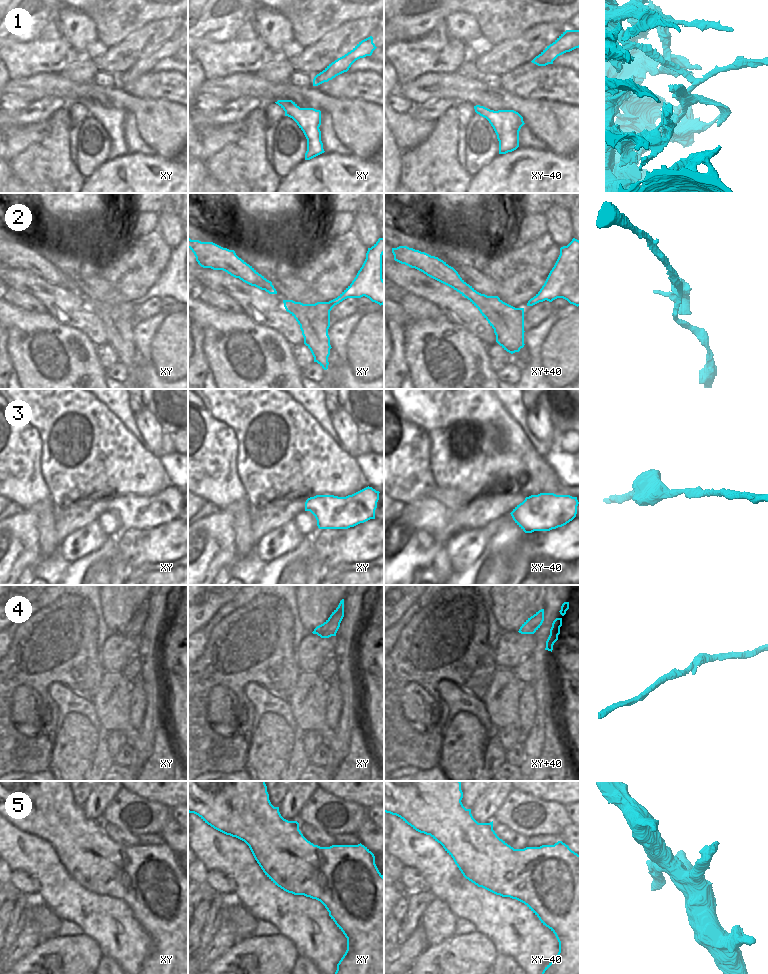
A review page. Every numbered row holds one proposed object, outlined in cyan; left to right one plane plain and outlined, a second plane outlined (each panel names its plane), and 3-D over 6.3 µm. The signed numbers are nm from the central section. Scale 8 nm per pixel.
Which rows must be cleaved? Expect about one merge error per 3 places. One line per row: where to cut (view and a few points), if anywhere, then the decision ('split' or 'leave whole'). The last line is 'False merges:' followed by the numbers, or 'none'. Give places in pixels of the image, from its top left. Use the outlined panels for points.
1: cut in xy along (314, 77), (316, 79), (329, 79); split
2: cut in xy along (327, 302), (333, 306); split
3: no cut; leave whole
4: no cut; leave whole
5: no cut; leave whole
False merges: 1, 2

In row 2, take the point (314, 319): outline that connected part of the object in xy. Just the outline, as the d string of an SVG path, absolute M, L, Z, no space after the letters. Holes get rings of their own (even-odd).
M283 300L284 307L300 325L304 344L310 349L314 362L324 370L328 369L330 355L330 311L333 306L328 302L303 304L293 300Z

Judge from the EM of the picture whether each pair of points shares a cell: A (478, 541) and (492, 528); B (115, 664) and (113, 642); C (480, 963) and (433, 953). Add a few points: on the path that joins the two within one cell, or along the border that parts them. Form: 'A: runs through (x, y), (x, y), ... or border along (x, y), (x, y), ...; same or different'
A: border along (482, 529), (488, 539); different
B: runs through (115, 659), (115, 647); same
C: runs through (468, 962), (447, 962), (445, 960); same

